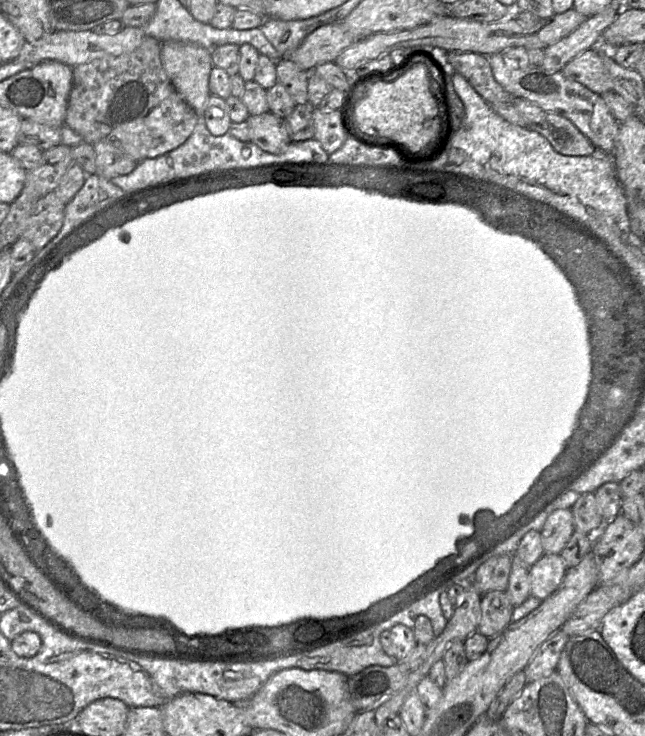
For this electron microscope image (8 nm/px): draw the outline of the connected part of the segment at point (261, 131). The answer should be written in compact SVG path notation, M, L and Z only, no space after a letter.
M270 111L249 115L246 121L251 129L251 142L268 153L280 154L292 142L286 119Z

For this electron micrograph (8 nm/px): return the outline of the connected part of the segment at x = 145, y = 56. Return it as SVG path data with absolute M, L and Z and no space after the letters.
M146 36L132 52L103 57L73 67L73 82L64 125L77 132L89 144L99 141L117 143L138 162L163 155L182 145L197 125L198 116L170 82L161 61L161 46L161 41Z

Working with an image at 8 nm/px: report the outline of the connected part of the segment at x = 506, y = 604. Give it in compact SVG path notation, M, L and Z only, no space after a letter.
M506 591L482 595L477 631L489 639L495 637L511 623L514 608Z

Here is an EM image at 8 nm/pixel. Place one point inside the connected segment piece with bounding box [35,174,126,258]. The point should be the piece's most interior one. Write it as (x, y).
(96, 192)

